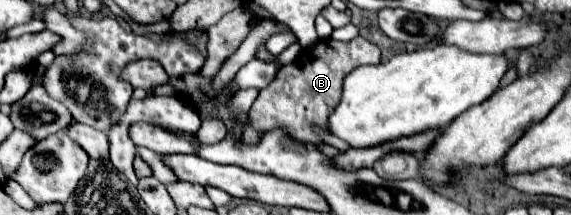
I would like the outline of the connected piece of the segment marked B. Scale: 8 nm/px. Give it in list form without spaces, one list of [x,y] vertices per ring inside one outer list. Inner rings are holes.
[[[362,37],[346,43],[322,39],[314,47],[304,49],[292,65],[282,67],[280,77],[260,91],[250,109],[250,127],[246,129],[244,139],[254,143],[262,133],[274,127],[286,127],[294,139],[322,143],[322,139],[314,133],[314,127],[322,127],[326,131],[326,119],[342,97],[342,75],[348,75],[354,67],[376,63],[380,63],[380,49]]]

